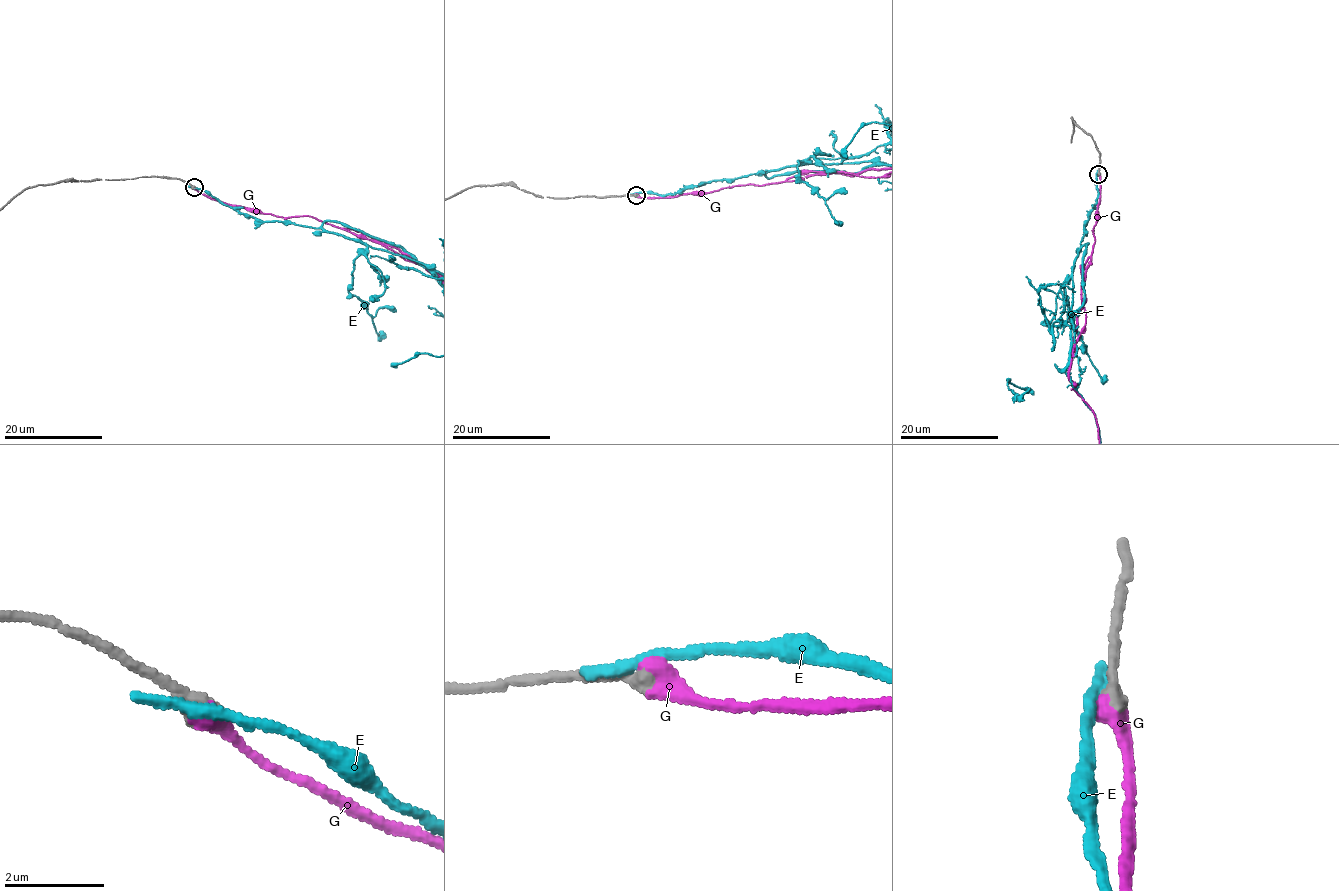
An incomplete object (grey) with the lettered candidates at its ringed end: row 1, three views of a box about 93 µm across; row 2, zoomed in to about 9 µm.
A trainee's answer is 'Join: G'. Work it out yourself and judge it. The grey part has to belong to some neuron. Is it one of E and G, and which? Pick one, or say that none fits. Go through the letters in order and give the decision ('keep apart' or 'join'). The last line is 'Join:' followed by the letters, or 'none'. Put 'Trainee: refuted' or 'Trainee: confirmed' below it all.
E: keep apart
G: join
Join: G
Trainee: confirmed

